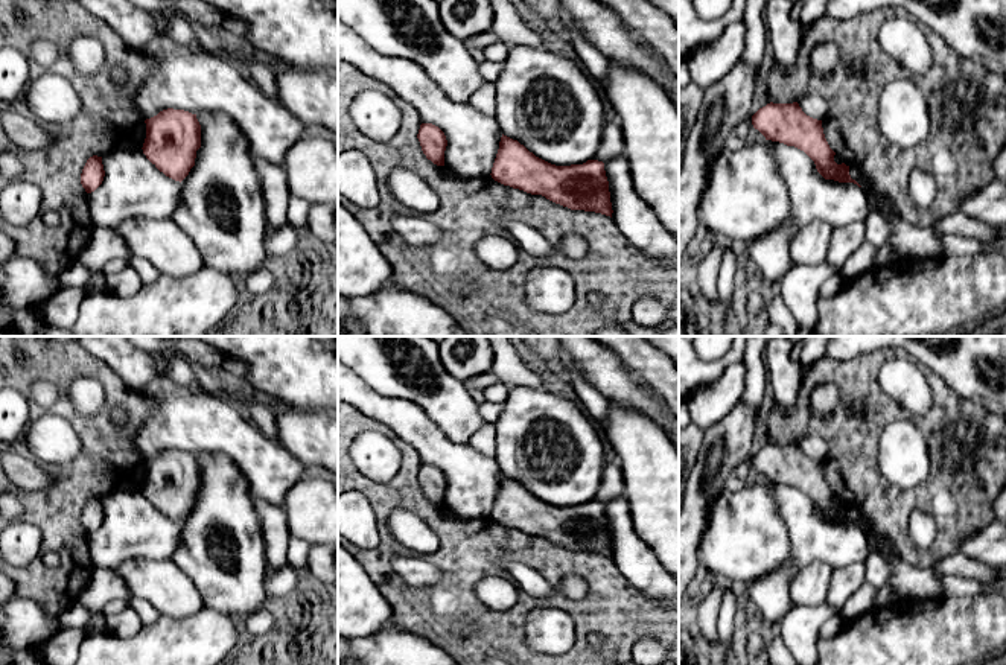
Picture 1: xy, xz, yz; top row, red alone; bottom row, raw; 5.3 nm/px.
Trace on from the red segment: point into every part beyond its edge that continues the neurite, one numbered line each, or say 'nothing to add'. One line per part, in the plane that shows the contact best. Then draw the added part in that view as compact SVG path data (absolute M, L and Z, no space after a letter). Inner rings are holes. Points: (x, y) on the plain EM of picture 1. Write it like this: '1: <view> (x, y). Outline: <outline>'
nothing to add

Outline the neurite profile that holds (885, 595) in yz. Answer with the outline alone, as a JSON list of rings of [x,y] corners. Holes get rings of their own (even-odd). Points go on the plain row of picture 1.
[[[886,584],[886,586],[883,586],[883,587],[880,587],[880,589],[877,590],[877,597],[875,597],[875,601],[874,601],[872,609],[880,609],[880,607],[887,606],[887,604],[890,604],[896,597],[898,597],[896,590],[895,590],[890,584]]]

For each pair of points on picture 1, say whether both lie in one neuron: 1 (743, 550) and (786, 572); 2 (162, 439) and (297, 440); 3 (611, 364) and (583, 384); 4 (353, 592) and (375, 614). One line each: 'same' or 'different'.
1: different
2: different
3: different
4: same

